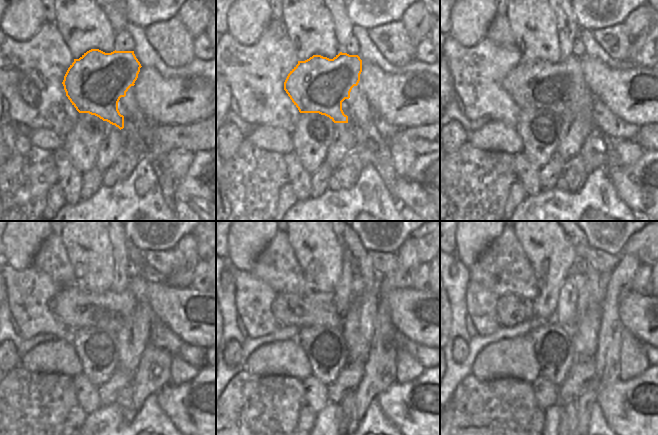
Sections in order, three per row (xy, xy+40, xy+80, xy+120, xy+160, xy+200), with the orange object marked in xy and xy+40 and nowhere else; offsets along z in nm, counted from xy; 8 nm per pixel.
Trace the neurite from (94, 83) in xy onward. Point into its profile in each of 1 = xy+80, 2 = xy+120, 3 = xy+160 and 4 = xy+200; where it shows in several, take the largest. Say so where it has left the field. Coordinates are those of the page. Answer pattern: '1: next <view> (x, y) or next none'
1: next xy+80 (532, 84)
2: next xy+120 (76, 309)
3: next xy+160 (289, 309)
4: next xy+200 (511, 309)

